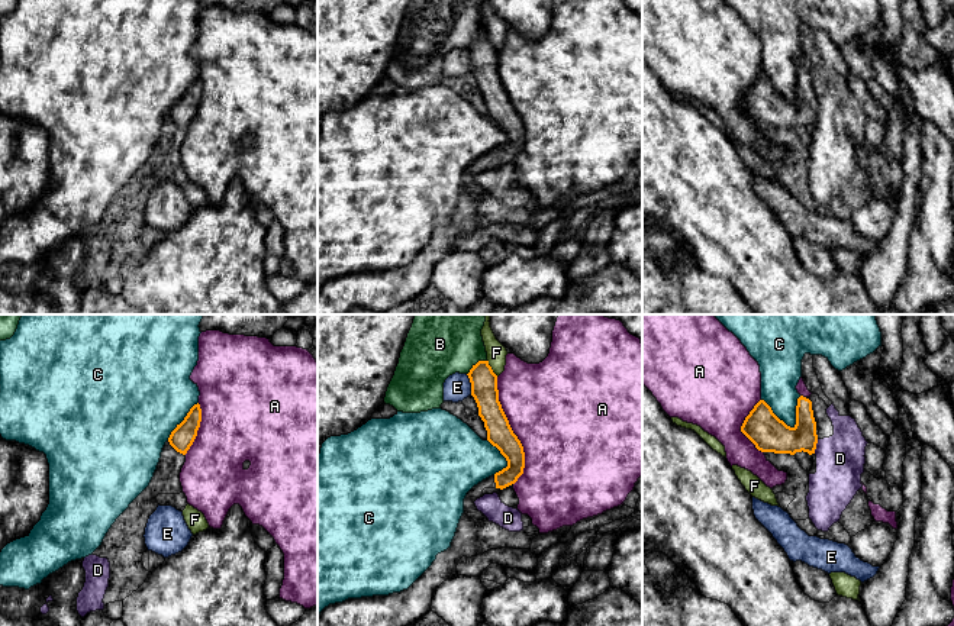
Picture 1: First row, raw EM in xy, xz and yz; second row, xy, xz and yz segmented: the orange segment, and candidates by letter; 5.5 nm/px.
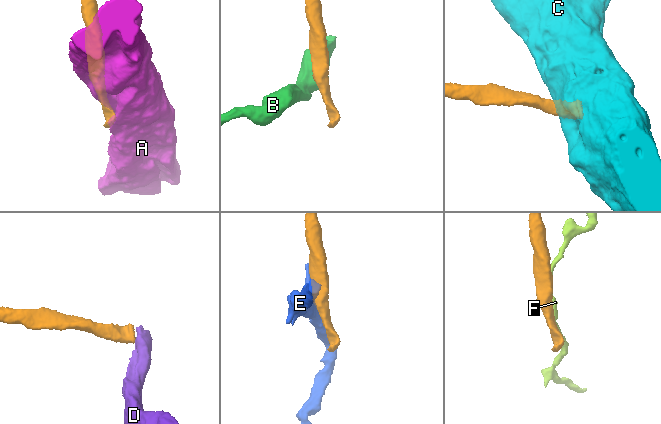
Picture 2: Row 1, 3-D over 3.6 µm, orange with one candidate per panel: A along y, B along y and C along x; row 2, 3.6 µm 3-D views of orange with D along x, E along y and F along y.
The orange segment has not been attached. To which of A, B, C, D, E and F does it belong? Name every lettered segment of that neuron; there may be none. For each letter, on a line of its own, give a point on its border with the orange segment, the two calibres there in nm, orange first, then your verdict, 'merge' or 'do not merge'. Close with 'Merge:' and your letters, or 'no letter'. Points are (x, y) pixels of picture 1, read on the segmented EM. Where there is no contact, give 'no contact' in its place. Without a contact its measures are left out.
A: meets orange in xz at (512, 431); 140 nm thick on the orange side, 500 nm on the other; do not merge
B: meets orange in xz at (476, 364); 150 nm thick on the orange side, 400 nm on the other; do not merge
C: meets orange in yz at (776, 416); 200 nm thick on the orange side, 220 nm on the other; do not merge
D: meets orange in yz at (815, 447); 190 nm thick on the orange side, 280 nm on the other; do not merge
E: meets orange in xz at (471, 384); 150 nm thick on the orange side, 150 nm on the other; do not merge
F: meets orange in xz at (490, 368); 150 nm thick on the orange side, 110 nm on the other; do not merge
Merge: no letter

